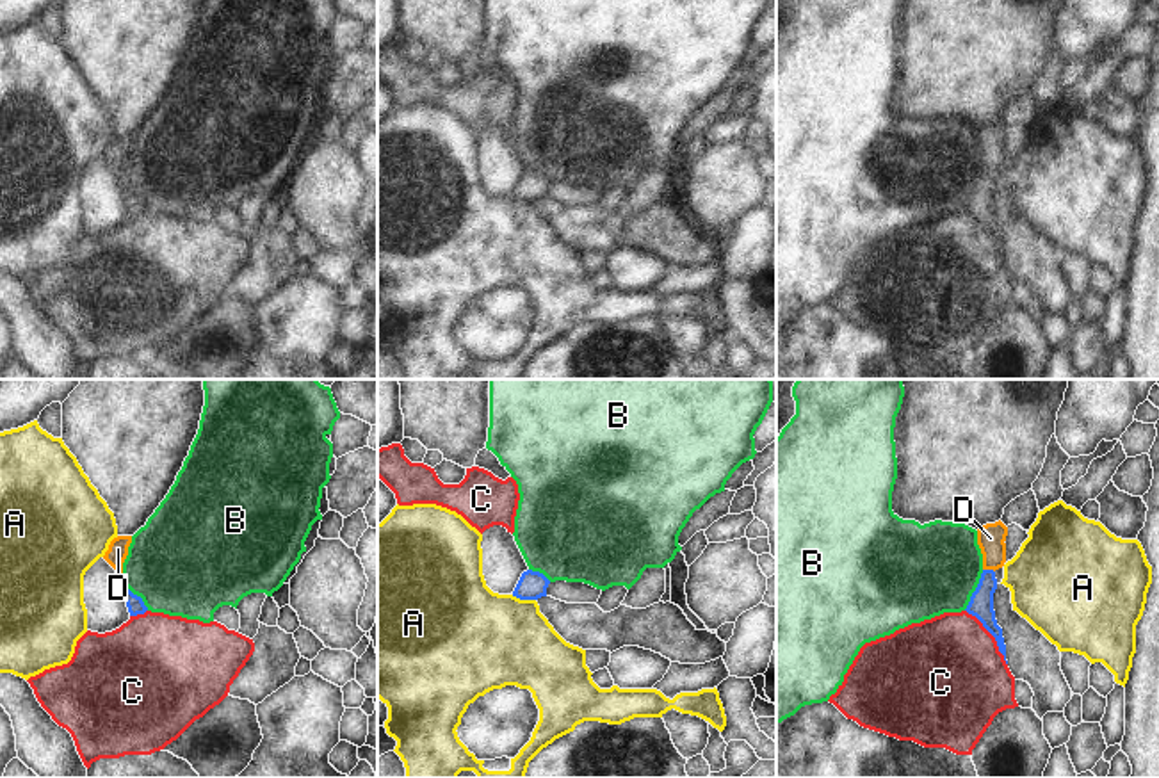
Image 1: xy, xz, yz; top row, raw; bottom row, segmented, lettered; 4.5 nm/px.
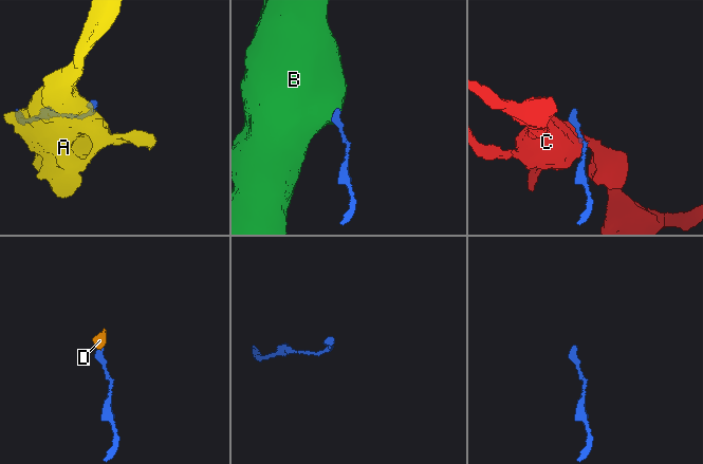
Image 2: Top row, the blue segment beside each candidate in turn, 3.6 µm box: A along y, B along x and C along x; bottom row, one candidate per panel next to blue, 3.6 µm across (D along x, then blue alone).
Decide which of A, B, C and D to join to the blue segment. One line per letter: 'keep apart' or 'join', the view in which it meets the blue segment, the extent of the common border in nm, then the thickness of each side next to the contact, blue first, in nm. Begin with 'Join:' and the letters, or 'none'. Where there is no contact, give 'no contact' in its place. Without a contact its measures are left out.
Join: D
A: keep apart; contact in xz; length 110 nm; calibres 130 and 440 nm
B: keep apart; contact in yz; length 200 nm; calibres 110 and 420 nm
C: keep apart; contact in yz; length 320 nm; calibres 110 and 480 nm
D: join; contact in yz; length 60 nm; calibres 110 and 130 nm

